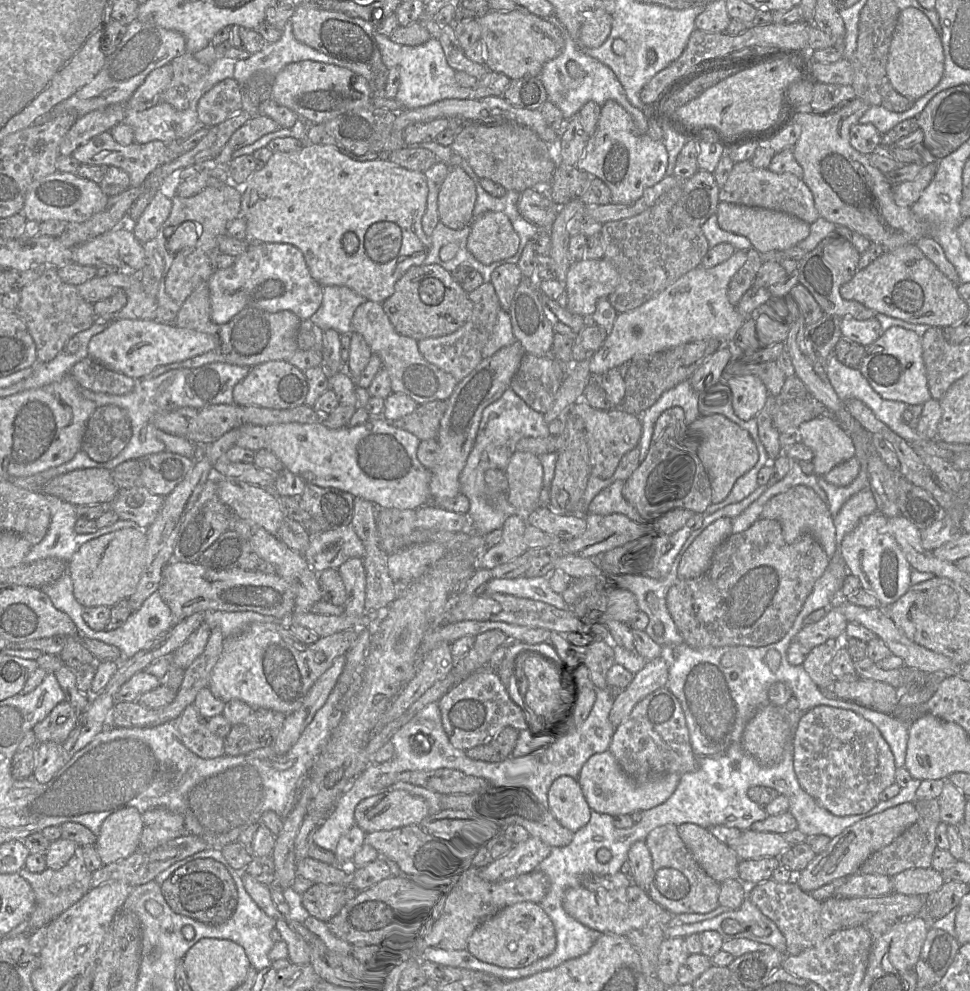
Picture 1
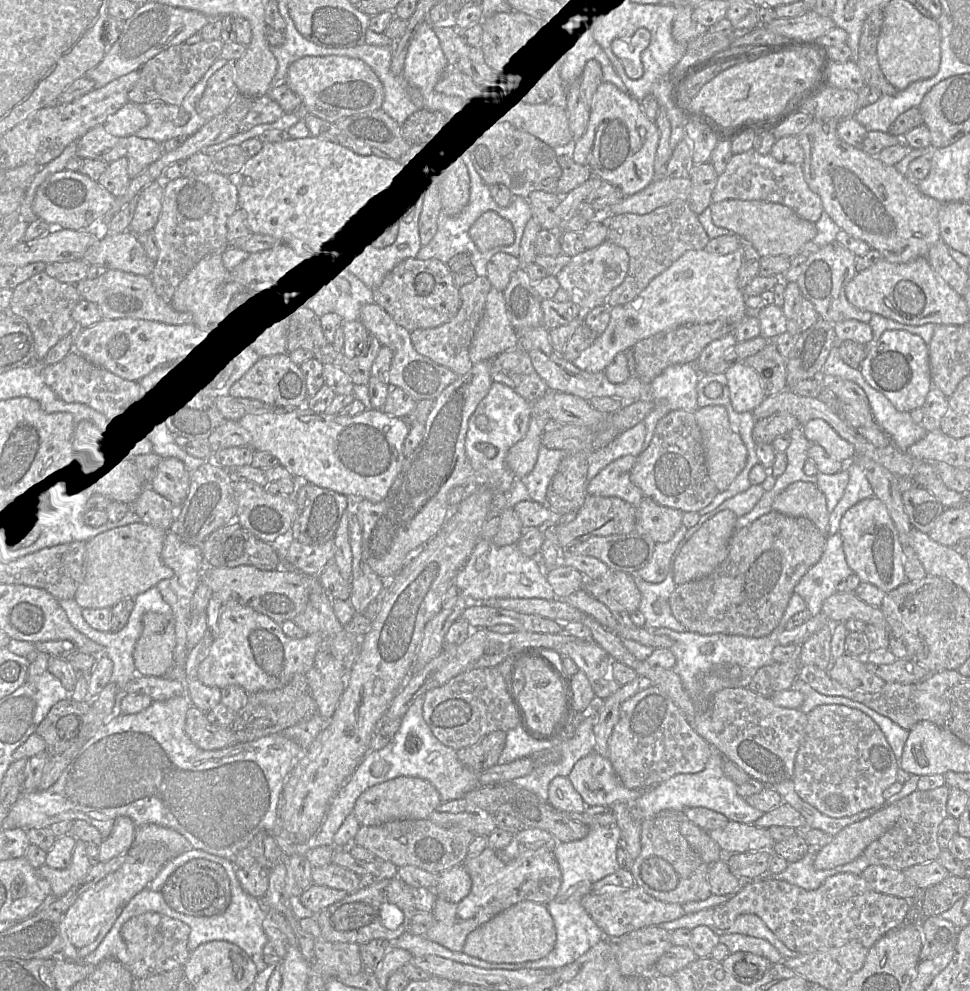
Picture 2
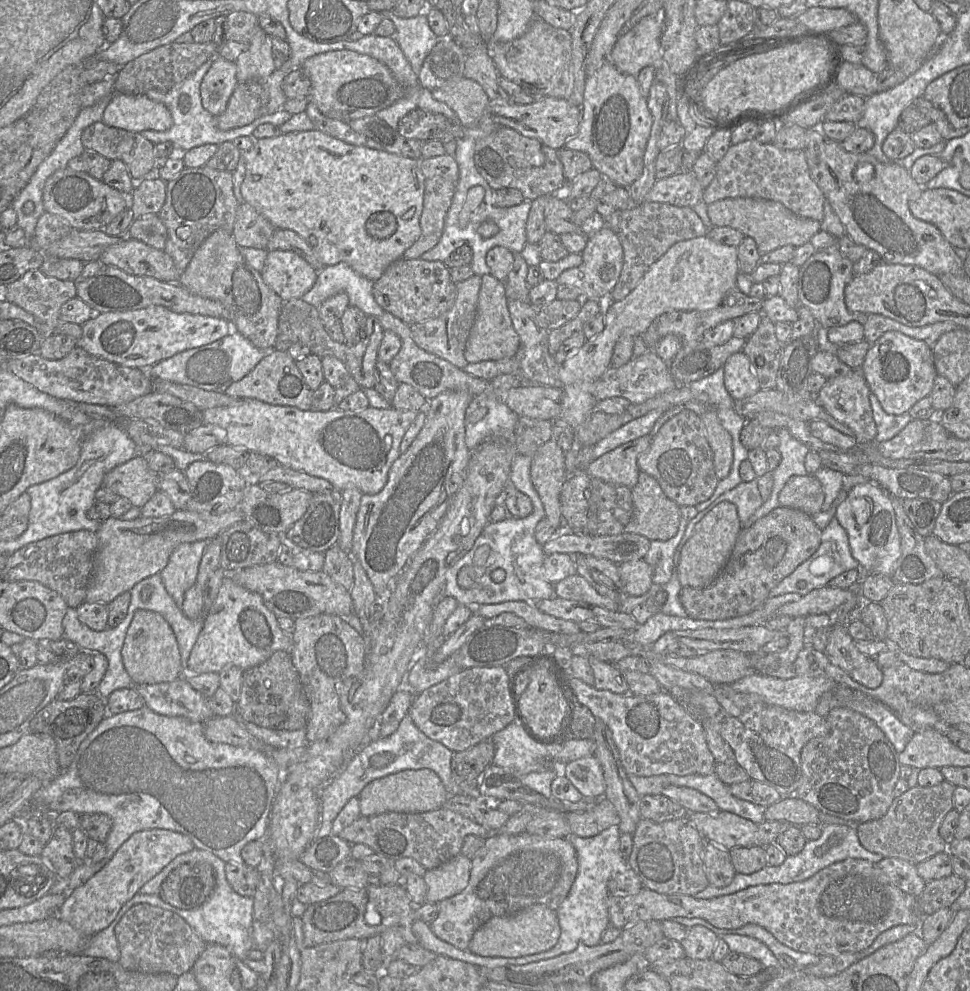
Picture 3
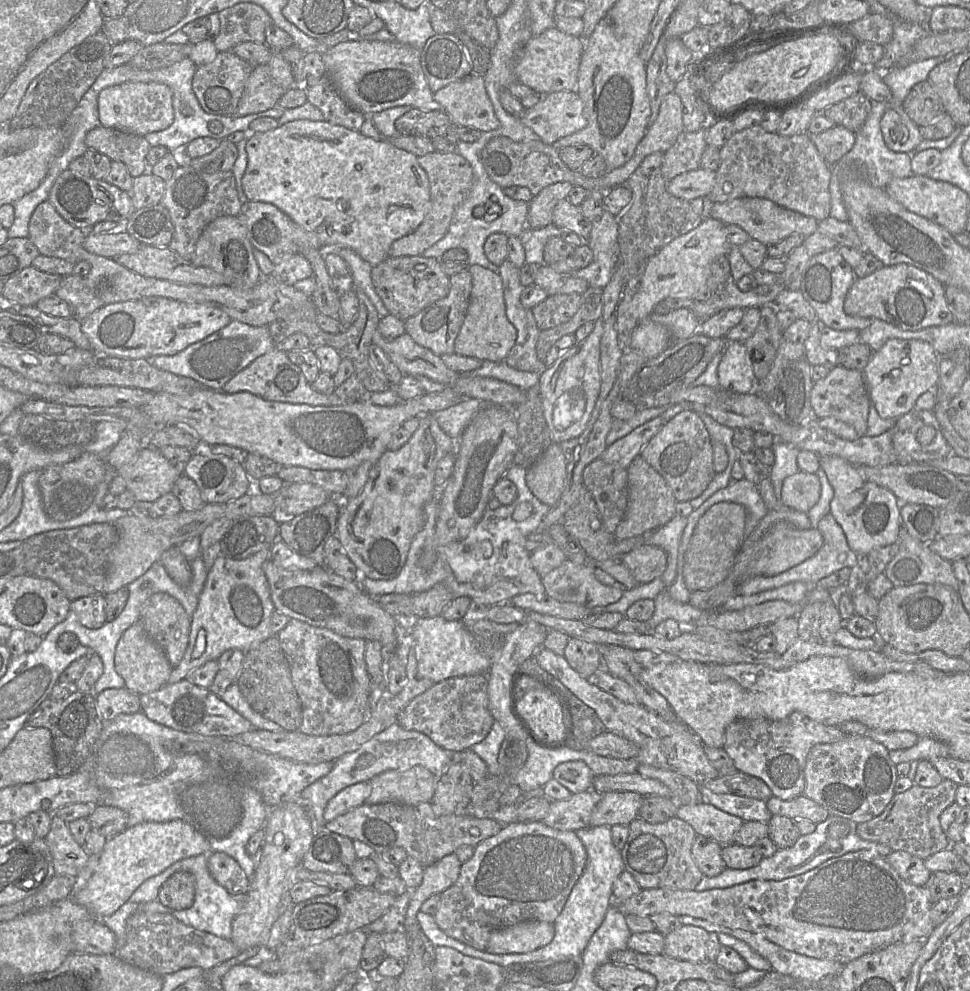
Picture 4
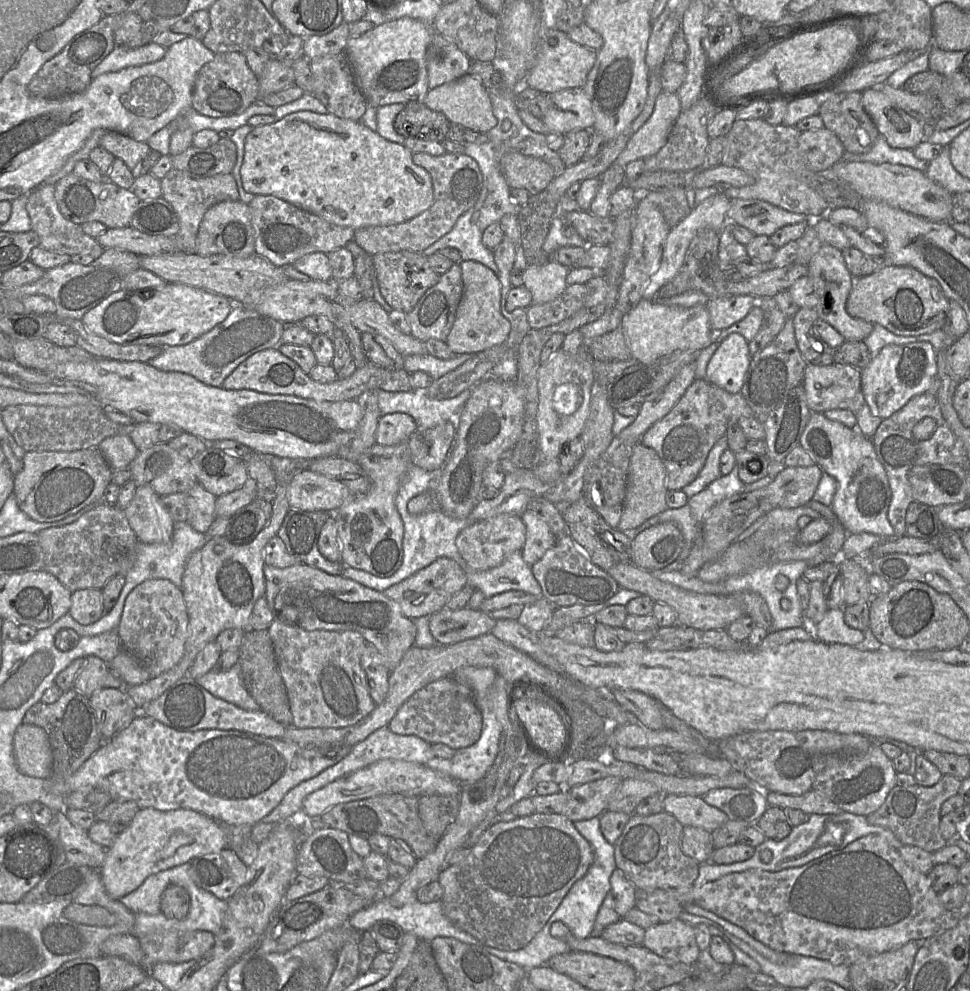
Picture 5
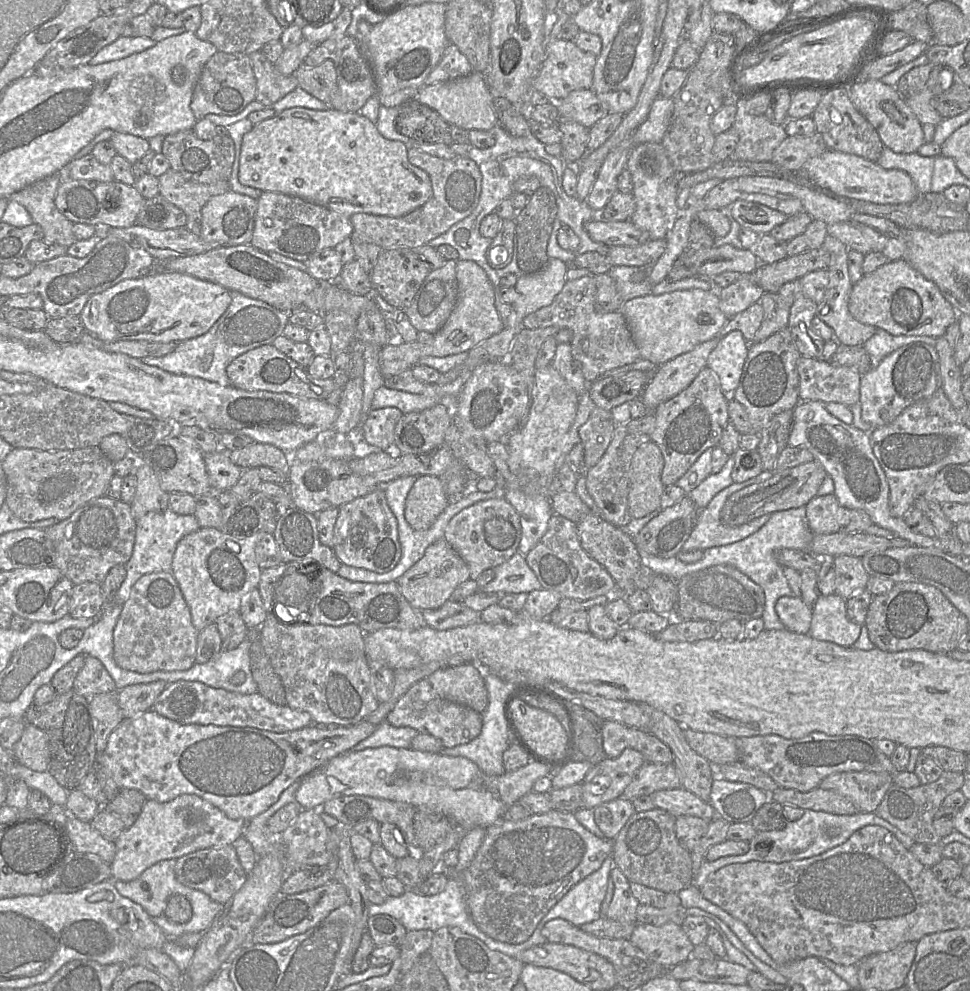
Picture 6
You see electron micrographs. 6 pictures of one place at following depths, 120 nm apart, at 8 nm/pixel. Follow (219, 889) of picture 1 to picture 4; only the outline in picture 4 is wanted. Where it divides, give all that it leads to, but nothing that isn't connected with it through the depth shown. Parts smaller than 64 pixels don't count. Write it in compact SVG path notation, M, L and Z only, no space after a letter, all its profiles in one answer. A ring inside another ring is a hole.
M179 871L172 874L160 887L158 900L173 910L184 910L193 905L196 881L193 874Z

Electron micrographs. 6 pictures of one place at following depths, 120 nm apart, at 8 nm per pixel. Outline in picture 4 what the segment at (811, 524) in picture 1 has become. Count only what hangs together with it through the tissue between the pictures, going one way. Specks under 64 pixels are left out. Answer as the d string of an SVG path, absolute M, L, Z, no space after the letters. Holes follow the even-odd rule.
M799 470L784 479L780 501L792 510L807 514L817 504L820 495L821 485L816 473Z

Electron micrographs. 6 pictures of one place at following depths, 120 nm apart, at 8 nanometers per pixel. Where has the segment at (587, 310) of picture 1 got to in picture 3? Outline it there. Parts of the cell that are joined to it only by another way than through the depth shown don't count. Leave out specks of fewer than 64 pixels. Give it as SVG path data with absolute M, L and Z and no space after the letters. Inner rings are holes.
M604 226L594 235L587 237L587 244L582 252L583 262L579 267L564 271L558 278L558 285L576 287L581 291L582 299L605 301L617 284L624 263L624 252L617 235Z

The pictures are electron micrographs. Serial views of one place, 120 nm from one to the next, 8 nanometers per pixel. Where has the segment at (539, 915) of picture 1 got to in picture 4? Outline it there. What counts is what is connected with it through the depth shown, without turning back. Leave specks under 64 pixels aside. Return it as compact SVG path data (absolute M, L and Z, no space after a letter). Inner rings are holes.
M529 920L492 932L486 951L492 954L527 953L546 946L554 938L553 923Z

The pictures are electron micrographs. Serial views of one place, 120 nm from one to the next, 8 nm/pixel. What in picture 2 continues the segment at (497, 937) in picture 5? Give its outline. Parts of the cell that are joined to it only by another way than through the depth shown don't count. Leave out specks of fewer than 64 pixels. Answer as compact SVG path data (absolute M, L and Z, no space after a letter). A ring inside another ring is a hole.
M489 847L476 856L467 856L462 863L471 877L469 894L453 903L436 897L433 922L425 936L454 952L463 951L467 936L497 914L521 901L547 904L557 895L562 874L553 850L539 849L526 852L517 859L504 862L499 851Z

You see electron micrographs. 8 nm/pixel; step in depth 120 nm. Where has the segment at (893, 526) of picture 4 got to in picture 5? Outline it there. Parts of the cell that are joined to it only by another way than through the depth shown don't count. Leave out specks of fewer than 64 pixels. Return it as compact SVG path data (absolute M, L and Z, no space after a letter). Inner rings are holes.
M812 412L800 437L799 445L824 472L837 481L838 488L831 508L849 534L866 532L893 538L894 529L888 519L891 489L871 438L857 429L828 419L822 412Z

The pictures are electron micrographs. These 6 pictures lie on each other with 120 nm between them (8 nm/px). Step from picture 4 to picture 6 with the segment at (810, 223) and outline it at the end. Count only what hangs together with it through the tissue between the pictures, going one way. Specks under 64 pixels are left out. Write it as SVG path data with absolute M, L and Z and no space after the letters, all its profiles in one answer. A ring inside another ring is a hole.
M738 199L731 204L731 213L741 227L759 235L769 234L771 230L787 221L788 216L756 202Z

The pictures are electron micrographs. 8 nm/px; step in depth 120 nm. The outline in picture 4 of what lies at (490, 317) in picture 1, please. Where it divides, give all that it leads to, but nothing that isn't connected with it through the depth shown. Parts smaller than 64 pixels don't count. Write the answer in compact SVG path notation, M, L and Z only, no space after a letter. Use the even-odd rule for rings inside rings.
M467 269L449 277L448 295L426 306L405 321L406 333L419 345L430 349L438 356L455 353L455 340L464 322L472 290L472 276Z

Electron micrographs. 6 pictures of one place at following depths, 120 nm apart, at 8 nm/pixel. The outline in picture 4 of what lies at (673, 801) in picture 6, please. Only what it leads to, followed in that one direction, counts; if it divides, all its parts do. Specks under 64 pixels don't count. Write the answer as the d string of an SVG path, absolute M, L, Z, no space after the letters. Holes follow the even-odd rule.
M707 802L679 805L676 816L692 826L696 834L713 839L721 845L734 844L734 836L743 820Z

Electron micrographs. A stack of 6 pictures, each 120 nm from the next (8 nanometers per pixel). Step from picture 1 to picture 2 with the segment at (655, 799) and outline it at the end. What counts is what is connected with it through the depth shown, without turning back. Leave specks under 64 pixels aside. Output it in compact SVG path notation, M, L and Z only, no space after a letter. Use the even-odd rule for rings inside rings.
M596 752L578 760L568 778L586 806L610 806L618 801L633 804L643 791L626 788L609 758Z

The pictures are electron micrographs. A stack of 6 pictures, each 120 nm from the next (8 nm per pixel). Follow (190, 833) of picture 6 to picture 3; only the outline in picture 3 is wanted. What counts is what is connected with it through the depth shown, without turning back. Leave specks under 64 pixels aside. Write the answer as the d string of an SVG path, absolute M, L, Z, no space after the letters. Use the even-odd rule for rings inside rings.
M147 829L132 834L111 859L84 884L73 889L58 910L58 917L83 936L90 938L105 929L121 906L139 893L140 888L178 855L195 848L192 840L166 829Z

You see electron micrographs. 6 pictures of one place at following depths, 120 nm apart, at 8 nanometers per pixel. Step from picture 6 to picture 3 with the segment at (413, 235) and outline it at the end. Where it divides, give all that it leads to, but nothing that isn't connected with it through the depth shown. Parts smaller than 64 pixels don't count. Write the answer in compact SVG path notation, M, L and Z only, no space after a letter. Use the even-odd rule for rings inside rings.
M448 154L420 160L420 168L425 179L423 211L420 217L421 234L419 239L403 254L403 258L418 259L435 247L443 233L445 218L452 203L452 198L458 184L458 164L455 158Z

